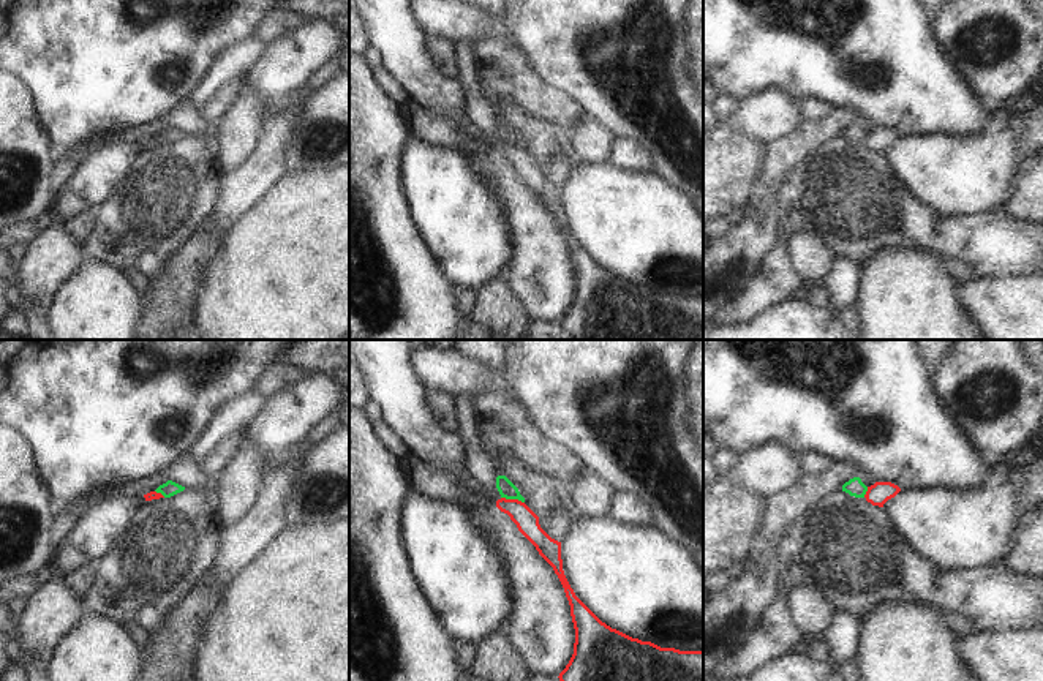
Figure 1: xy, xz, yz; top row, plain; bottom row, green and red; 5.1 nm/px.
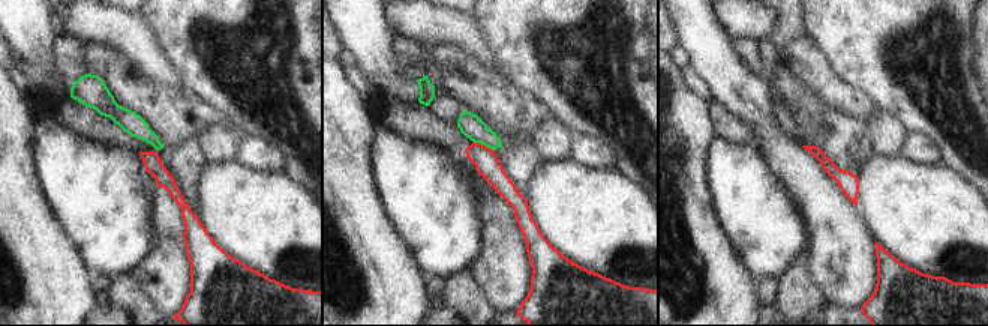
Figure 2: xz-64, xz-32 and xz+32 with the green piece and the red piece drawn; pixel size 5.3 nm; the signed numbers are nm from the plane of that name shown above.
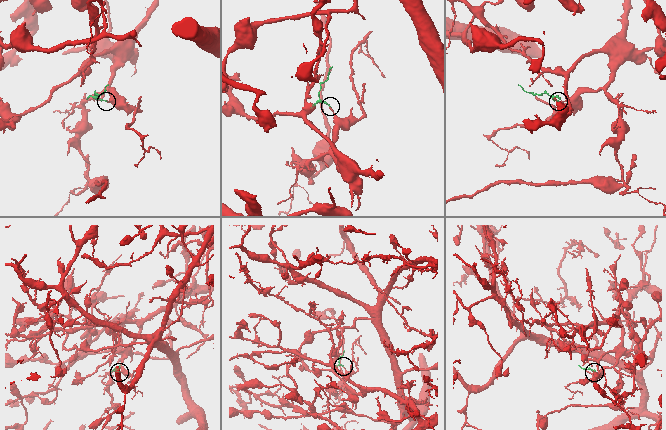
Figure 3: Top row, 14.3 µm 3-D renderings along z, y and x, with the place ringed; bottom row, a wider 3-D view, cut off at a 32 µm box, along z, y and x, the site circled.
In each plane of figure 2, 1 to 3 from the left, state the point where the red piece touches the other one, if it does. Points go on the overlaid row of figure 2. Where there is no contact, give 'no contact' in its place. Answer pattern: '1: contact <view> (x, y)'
1: no contact
2: contact xz-32 (485, 144)
3: no contact

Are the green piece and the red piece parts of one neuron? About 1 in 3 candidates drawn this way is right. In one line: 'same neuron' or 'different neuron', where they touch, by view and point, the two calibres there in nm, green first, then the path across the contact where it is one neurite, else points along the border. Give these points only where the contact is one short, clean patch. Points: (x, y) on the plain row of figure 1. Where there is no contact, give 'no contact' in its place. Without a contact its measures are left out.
different neuron; meets green in xz at (512, 144); 90 nm thick on the green side, 120 nm on the other; border along xz (501, 142), (523, 149)

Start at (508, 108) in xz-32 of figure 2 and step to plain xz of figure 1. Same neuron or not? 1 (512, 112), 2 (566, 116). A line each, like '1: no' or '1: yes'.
1: no
2: yes

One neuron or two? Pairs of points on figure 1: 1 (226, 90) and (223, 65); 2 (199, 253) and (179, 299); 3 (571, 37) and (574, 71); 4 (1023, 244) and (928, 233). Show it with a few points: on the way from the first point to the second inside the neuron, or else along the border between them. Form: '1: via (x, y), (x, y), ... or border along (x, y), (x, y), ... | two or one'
1: border along (240, 78), (223, 82), (199, 109) | two
2: via (188, 264), (179, 278), (179, 288) | one
3: via (574, 45), (574, 63) | one
4: via (999, 244), (952, 237) | one

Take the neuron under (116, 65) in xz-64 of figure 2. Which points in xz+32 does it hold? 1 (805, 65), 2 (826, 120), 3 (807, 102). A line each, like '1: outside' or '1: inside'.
1: inside
2: outside
3: outside

